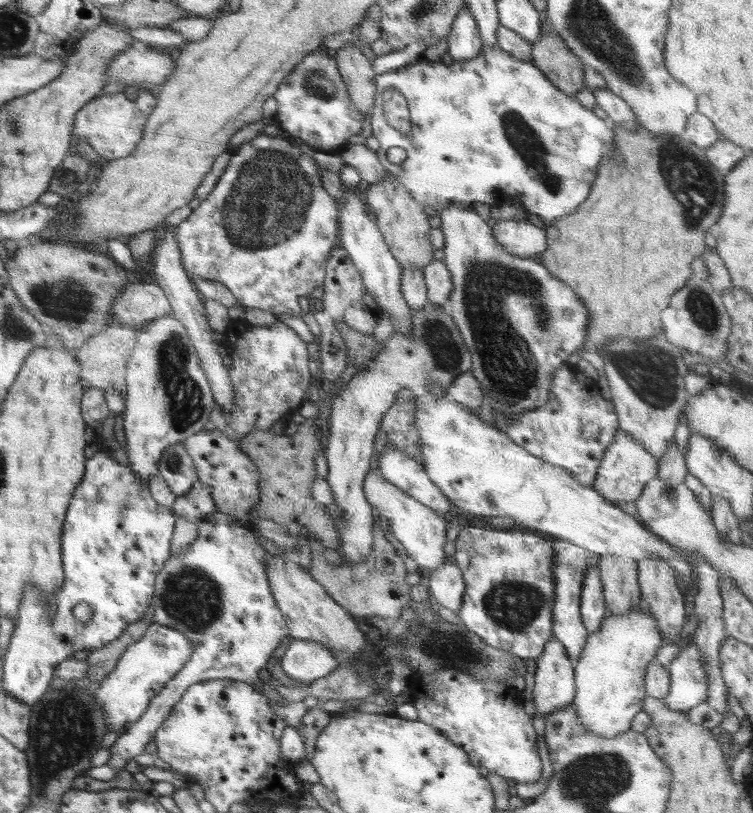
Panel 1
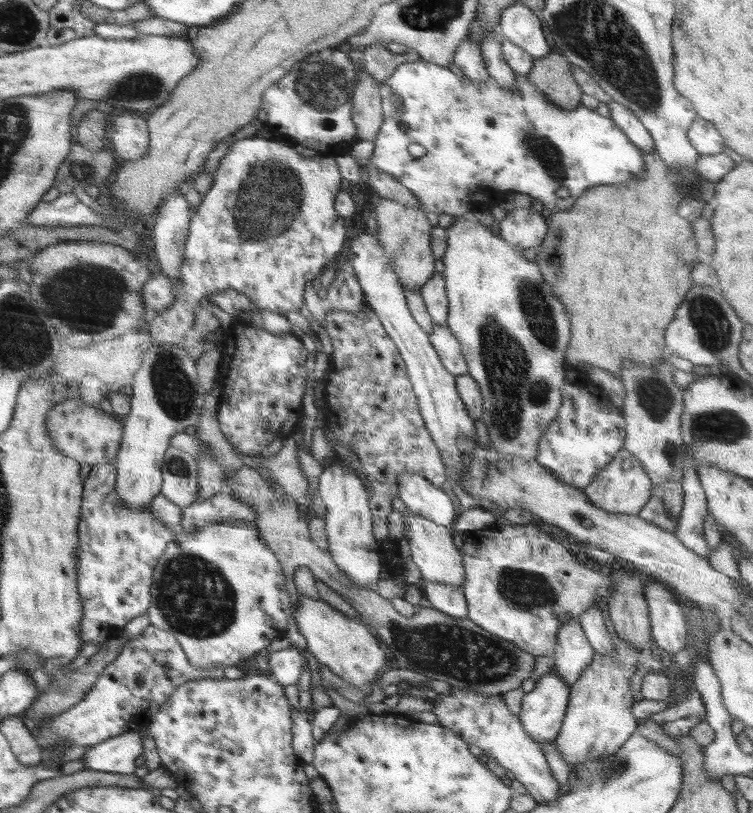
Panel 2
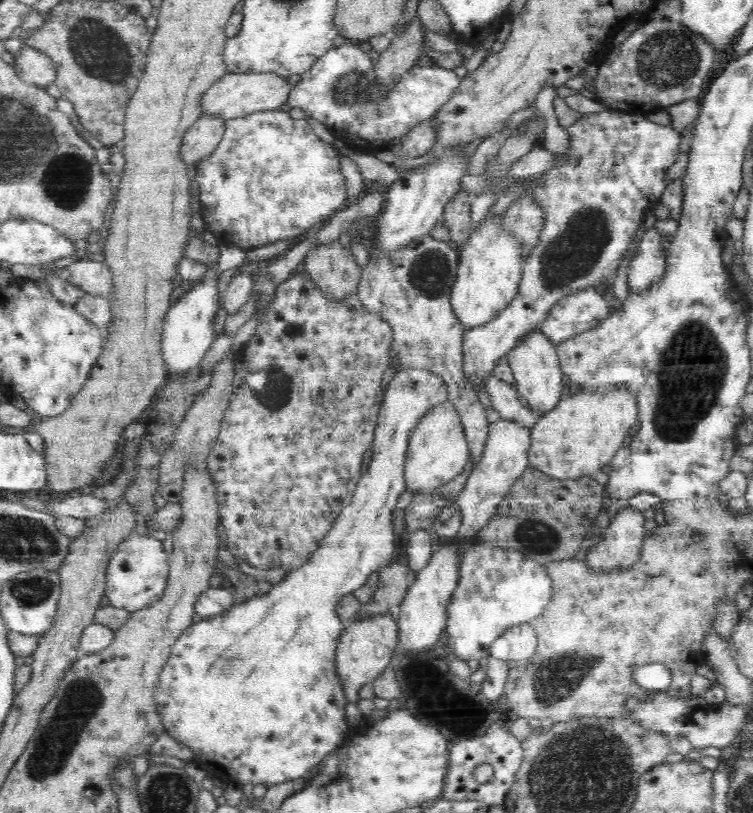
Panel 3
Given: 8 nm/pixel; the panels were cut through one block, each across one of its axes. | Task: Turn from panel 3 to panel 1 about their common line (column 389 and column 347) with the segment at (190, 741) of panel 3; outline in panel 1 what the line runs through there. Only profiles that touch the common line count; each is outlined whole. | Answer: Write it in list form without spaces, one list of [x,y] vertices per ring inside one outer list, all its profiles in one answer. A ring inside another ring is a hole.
[[[426,302],[426,306],[418,311],[412,311],[412,332],[395,334],[382,342],[382,352],[368,362],[366,370],[362,374],[356,374],[348,382],[344,382],[340,391],[334,396],[331,404],[330,435],[327,439],[326,456],[328,463],[328,476],[325,478],[332,490],[334,502],[342,510],[342,518],[335,524],[335,532],[338,534],[338,542],[344,553],[345,564],[360,564],[367,560],[373,552],[373,525],[377,518],[373,516],[372,505],[368,503],[364,495],[364,480],[370,470],[370,459],[374,450],[376,431],[380,427],[380,421],[384,413],[392,406],[392,401],[400,389],[410,389],[417,393],[423,391],[426,385],[442,385],[448,388],[454,379],[460,374],[471,370],[471,354],[466,346],[456,322],[451,316],[443,312],[442,308],[436,309],[432,303]]]

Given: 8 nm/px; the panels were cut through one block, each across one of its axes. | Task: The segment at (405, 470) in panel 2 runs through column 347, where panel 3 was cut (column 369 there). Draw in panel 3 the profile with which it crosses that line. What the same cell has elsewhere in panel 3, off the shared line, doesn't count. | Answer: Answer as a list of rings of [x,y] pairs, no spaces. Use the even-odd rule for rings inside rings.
[[[304,272],[292,278],[288,277],[279,284],[273,300],[265,310],[262,323],[256,327],[256,334],[245,342],[235,360],[233,396],[230,397],[228,408],[224,413],[215,445],[205,462],[216,487],[220,523],[224,527],[230,553],[236,559],[256,568],[284,567],[289,573],[310,560],[319,543],[334,526],[338,514],[352,502],[356,485],[365,471],[366,466],[362,463],[364,454],[370,446],[373,446],[378,413],[384,398],[380,384],[391,362],[389,350],[393,341],[393,330],[380,316],[366,310],[357,295],[342,300],[326,298]]]

